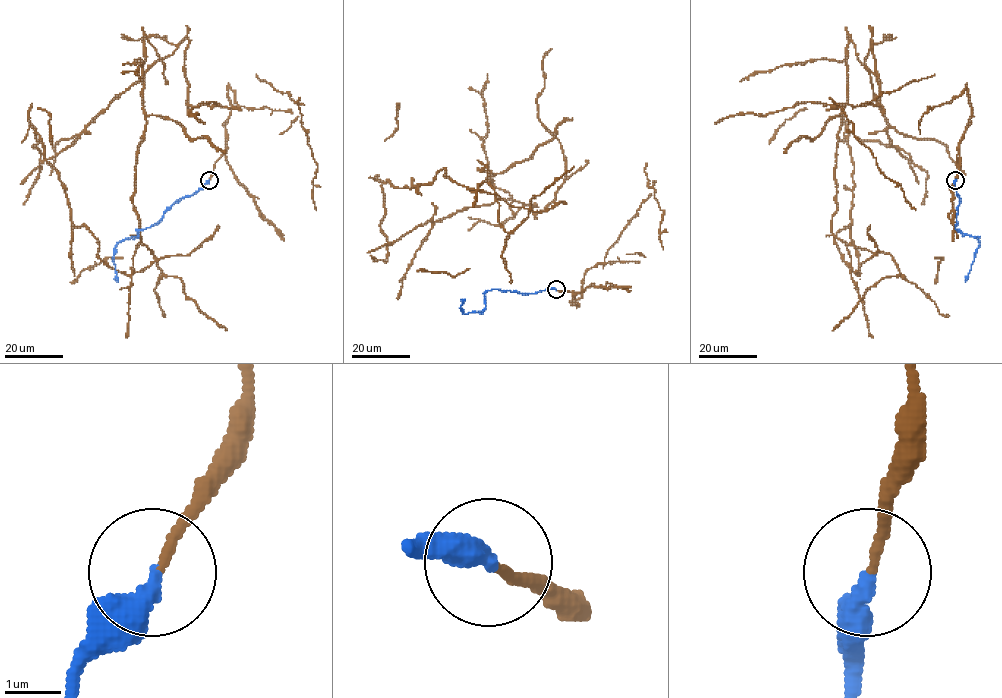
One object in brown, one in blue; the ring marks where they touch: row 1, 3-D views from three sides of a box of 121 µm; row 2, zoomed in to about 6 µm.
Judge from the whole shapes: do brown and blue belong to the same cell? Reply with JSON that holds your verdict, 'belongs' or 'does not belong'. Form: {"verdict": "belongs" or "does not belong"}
{"verdict": "belongs"}

